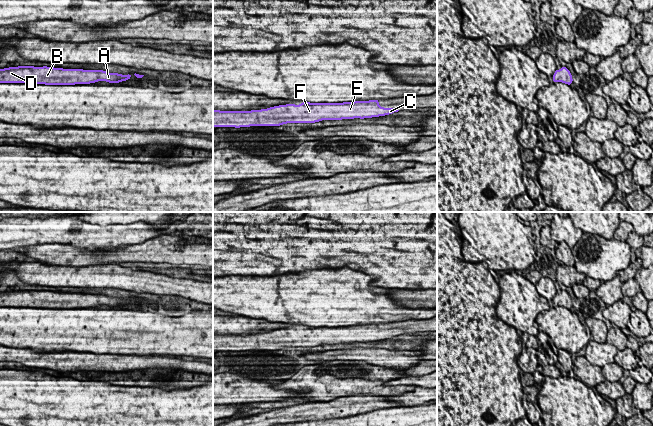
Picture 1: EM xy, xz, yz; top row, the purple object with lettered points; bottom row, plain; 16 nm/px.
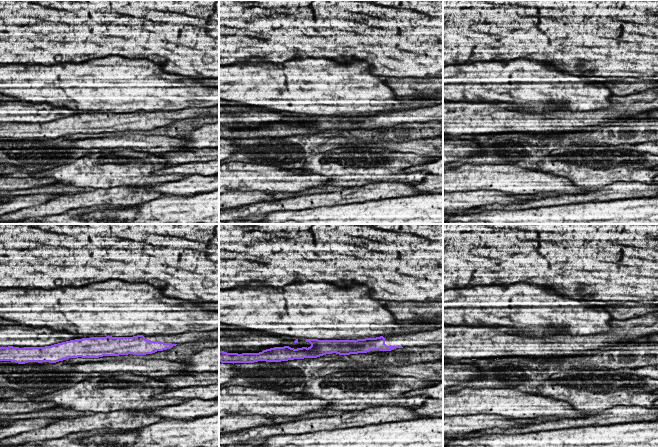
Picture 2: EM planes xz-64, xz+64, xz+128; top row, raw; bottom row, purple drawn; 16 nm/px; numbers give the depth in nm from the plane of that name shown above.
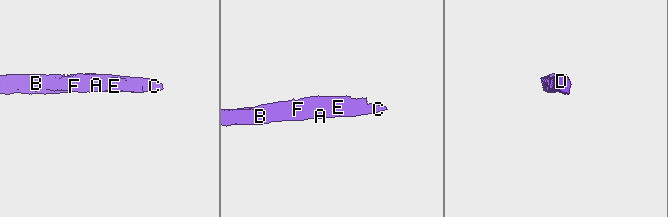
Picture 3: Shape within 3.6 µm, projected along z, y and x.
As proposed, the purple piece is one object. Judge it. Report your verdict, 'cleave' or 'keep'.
keep

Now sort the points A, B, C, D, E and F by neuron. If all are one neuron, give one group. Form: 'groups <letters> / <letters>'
groups A B C D E F

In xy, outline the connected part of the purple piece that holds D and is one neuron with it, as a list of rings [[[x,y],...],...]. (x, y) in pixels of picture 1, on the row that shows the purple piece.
[[[18,66],[0,69],[0,83],[28,83],[45,85],[90,84],[98,81],[120,83],[131,78],[103,70],[63,69],[54,67]]]

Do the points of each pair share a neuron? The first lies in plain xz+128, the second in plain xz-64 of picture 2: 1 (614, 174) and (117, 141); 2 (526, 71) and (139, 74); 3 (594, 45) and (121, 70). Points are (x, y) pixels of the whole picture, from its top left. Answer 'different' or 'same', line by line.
1: different
2: same
3: different

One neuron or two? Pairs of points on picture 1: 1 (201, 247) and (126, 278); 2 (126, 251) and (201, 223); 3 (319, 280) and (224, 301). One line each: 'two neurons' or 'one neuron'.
1: two neurons
2: two neurons
3: one neuron

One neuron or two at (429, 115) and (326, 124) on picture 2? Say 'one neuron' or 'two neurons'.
one neuron

